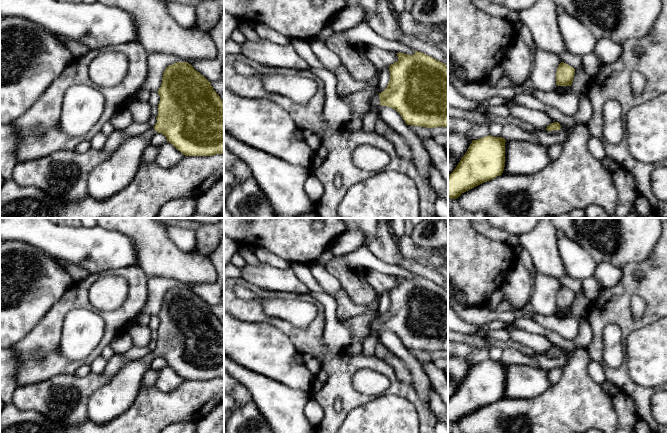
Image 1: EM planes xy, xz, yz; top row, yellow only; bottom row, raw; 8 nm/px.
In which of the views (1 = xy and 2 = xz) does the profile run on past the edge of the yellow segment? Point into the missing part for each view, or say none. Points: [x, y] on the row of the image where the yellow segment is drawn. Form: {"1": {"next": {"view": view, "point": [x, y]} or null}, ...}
{"1": {"next": {"view": "xy", "point": [111, 176]}}, "2": {"next": {"view": "xz", "point": [374, 101]}}}

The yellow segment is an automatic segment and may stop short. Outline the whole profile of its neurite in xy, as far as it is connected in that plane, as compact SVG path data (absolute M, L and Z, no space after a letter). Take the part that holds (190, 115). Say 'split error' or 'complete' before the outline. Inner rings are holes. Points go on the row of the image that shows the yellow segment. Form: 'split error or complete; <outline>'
split error; M187 62L166 67L162 84L156 124L142 135L132 136L113 151L112 156L97 165L88 177L88 194L103 201L122 191L134 178L144 150L158 132L185 156L224 154L224 101L203 75Z

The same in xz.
split error; M418 51L413 55L396 53L398 61L389 66L390 81L387 88L381 92L376 92L369 100L371 107L379 105L391 107L396 110L407 125L435 128L448 127L448 67Z

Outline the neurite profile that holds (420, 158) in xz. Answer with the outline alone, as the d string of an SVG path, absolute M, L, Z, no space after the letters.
M378 106L379 117L388 123L396 132L402 135L412 152L412 163L420 176L429 182L430 156L420 139L405 123L401 115L391 107Z

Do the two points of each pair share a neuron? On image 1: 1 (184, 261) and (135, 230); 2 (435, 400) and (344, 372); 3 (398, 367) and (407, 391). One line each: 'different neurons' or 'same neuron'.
1: same neuron
2: different neurons
3: different neurons

